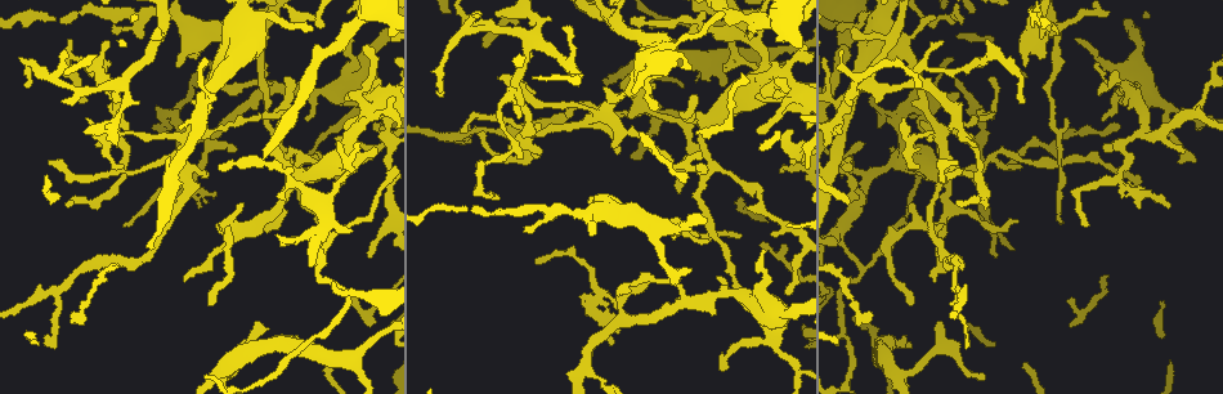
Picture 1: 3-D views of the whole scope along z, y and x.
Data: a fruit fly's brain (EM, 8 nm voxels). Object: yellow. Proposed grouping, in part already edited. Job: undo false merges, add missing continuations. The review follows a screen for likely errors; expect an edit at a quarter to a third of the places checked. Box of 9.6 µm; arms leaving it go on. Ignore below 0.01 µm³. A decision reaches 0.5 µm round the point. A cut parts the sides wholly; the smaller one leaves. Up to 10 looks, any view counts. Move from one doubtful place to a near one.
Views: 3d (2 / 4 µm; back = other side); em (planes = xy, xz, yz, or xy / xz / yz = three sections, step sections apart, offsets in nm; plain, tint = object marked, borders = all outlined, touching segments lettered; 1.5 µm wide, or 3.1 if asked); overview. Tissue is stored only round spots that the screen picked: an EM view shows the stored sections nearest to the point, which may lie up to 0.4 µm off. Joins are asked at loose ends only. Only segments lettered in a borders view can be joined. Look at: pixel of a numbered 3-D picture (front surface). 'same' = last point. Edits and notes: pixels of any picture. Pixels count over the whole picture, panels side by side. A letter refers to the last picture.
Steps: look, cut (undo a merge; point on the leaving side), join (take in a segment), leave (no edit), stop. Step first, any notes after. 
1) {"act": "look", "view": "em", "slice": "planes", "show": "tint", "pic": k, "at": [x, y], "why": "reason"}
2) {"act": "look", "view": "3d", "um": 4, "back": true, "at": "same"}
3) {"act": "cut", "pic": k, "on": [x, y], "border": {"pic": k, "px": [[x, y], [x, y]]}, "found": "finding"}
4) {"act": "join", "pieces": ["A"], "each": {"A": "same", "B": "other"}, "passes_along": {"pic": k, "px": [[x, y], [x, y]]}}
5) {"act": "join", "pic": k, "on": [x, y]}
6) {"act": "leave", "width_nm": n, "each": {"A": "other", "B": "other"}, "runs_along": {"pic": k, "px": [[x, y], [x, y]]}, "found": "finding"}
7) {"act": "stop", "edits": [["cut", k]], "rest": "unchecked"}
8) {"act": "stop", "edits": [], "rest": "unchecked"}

{"act": "look", "view": "3d", "um": 2, "pic": 1, "at": [106, 42], "why": "an open end"}

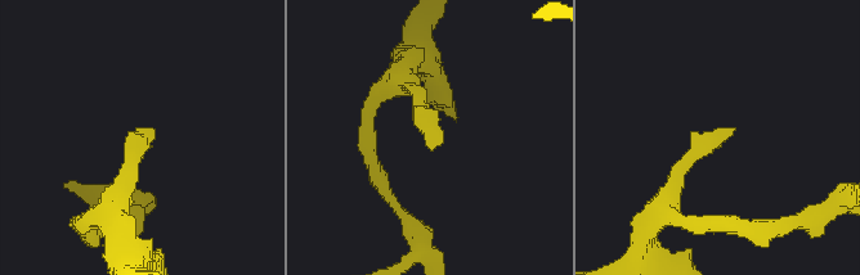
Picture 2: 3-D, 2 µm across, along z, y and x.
{"act": "look", "view": "em", "slice": "planes", "show": "borders", "pic": 2, "at": [435, 143]}

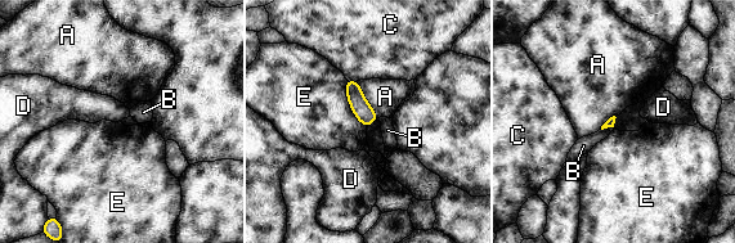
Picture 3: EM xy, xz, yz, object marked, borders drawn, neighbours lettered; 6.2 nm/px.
{"act": "leave", "longest_contact_nm": ["E", 340], "each": {"A": "other", "B": "other", "C": "other", "D": "other", "E": "other"}, "found": "none of them fits"}

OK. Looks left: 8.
{"act": "look", "view": "em", "slice": "yz", "step": 8, "show": "borders", "pic": 1, "at": [1106, 146]}

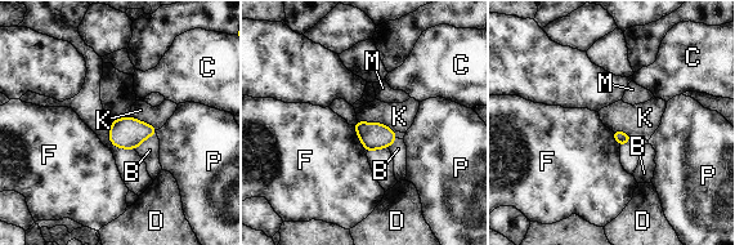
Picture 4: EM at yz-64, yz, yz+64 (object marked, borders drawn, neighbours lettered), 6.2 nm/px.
{"act": "look", "view": "em", "slice": "planes", "show": "borders", "at": "same"}

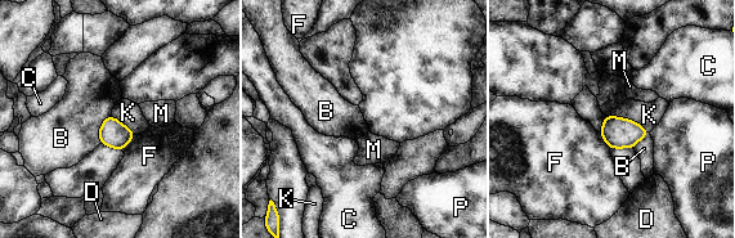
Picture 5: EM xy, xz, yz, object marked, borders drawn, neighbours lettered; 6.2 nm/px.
{"act": "leave", "longest_contact_nm": ["K", 260], "each": {"B": "other", "C": "other", "D": "other", "F": "other", "K": "other", "M": "other", "P": "other"}, "border": {"pic": 5, "px": [[610, 115], [631, 118], [649, 131]]}, "found": "no lettered segment goes on from it"}

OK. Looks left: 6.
{"act": "look", "view": "3d", "um": 4, "pic": 1, "at": [1056, 168], "why": "abrupt turn"}

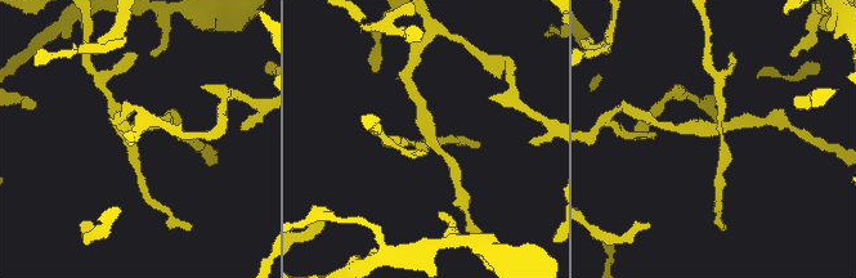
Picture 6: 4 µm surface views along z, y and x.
{"act": "look", "view": "em", "slice": "xz", "step": 8, "show": "tint", "pic": 6, "at": [713, 133], "arms": 4, "why": "shape alone is not enough"}

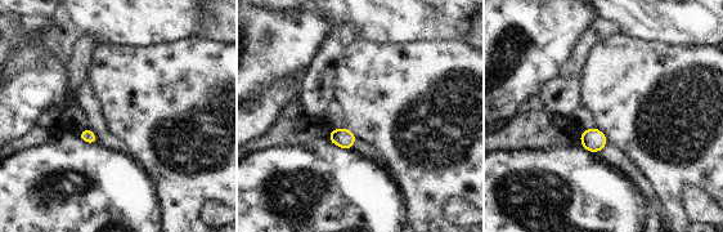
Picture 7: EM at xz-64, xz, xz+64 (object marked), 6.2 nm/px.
{"act": "look", "view": "em", "slice": "planes", "show": "borders", "at": "same"}

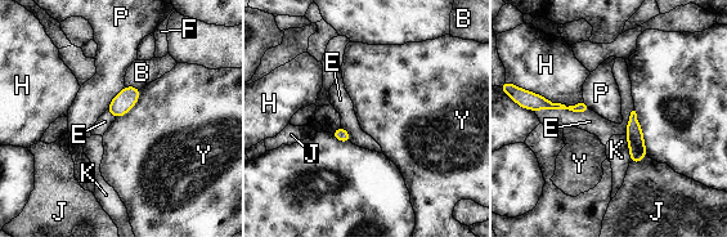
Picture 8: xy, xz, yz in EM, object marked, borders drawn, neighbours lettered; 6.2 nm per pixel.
{"act": "leave", "width_nm": 120, "each": {"B": "other", "E": "other", "F": "other", "H": "other", "J": "other", "K": "other", "P": "other", "Y": "other"}, "runs_along": {"pic": 8, "px": [[633, 116], [636, 160]]}, "found": "continuous, no second cell"}

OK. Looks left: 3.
{"act": "look", "view": "3d", "um": 4, "pic": 1, "at": [912, 205]}

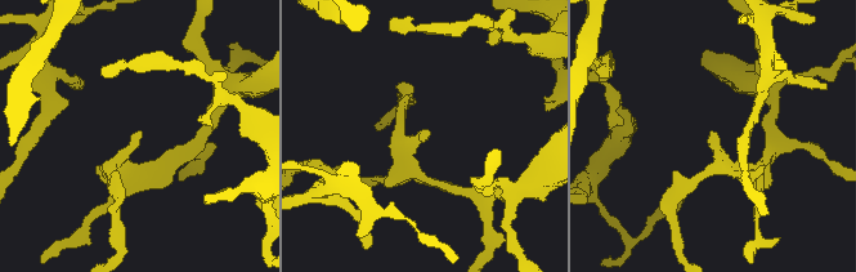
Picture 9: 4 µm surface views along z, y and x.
{"act": "look", "view": "em", "slice": "xy", "step": 8, "show": "plain", "pic": 9, "at": [140, 130]}

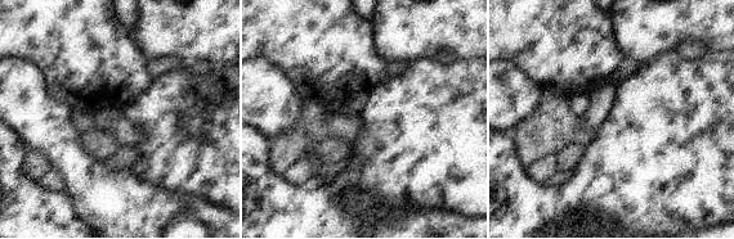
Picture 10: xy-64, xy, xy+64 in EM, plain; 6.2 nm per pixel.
{"act": "look", "view": "em", "slice": "xy", "step": 8, "show": "borders", "at": "same", "why": "what lies round it"}

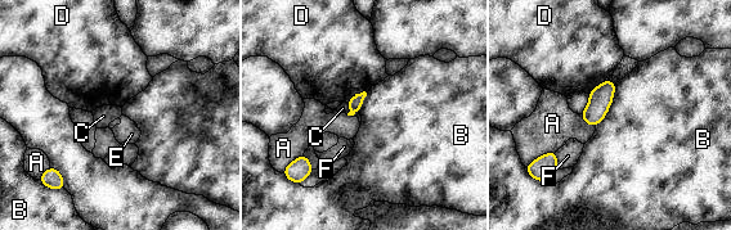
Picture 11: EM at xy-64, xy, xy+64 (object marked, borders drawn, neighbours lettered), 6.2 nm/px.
{"act": "leave", "each": {"A": "other", "B": "other", "C": "other", "D": "other", "E": "other", "F": "other"}, "border": {"pic": 11, "px": [[366, 91], [357, 93], [345, 102]]}, "found": "none of them fits"}

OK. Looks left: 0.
{"act": "stop", "edits": [], "rest": "unchecked"}

